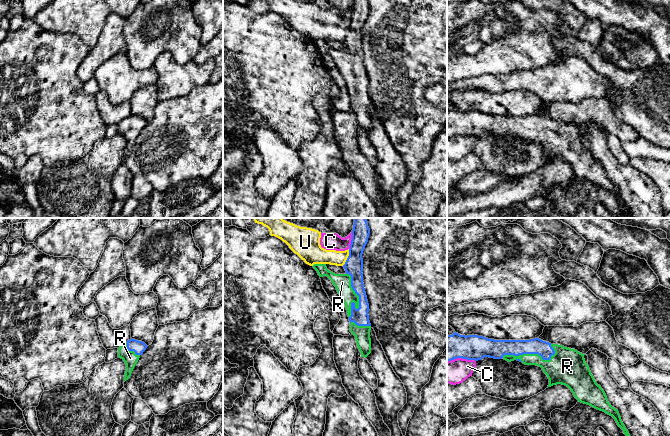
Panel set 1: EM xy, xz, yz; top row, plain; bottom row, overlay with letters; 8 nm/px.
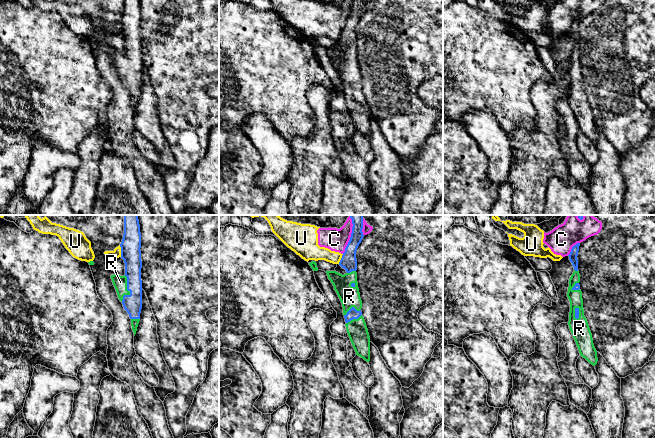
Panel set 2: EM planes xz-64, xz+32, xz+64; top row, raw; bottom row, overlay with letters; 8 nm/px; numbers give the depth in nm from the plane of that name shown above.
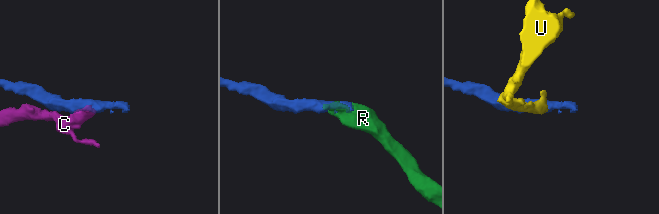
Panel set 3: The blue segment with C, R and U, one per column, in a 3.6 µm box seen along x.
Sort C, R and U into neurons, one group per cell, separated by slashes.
C U / R

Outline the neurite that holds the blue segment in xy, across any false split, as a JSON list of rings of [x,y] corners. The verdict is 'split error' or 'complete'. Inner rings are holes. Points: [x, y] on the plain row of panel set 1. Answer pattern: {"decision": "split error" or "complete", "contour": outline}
{"decision": "split error", "contour": [[[131,114],[118,124],[118,133],[126,140],[124,158],[131,152],[135,141],[147,123],[148,122],[144,118]]]}

